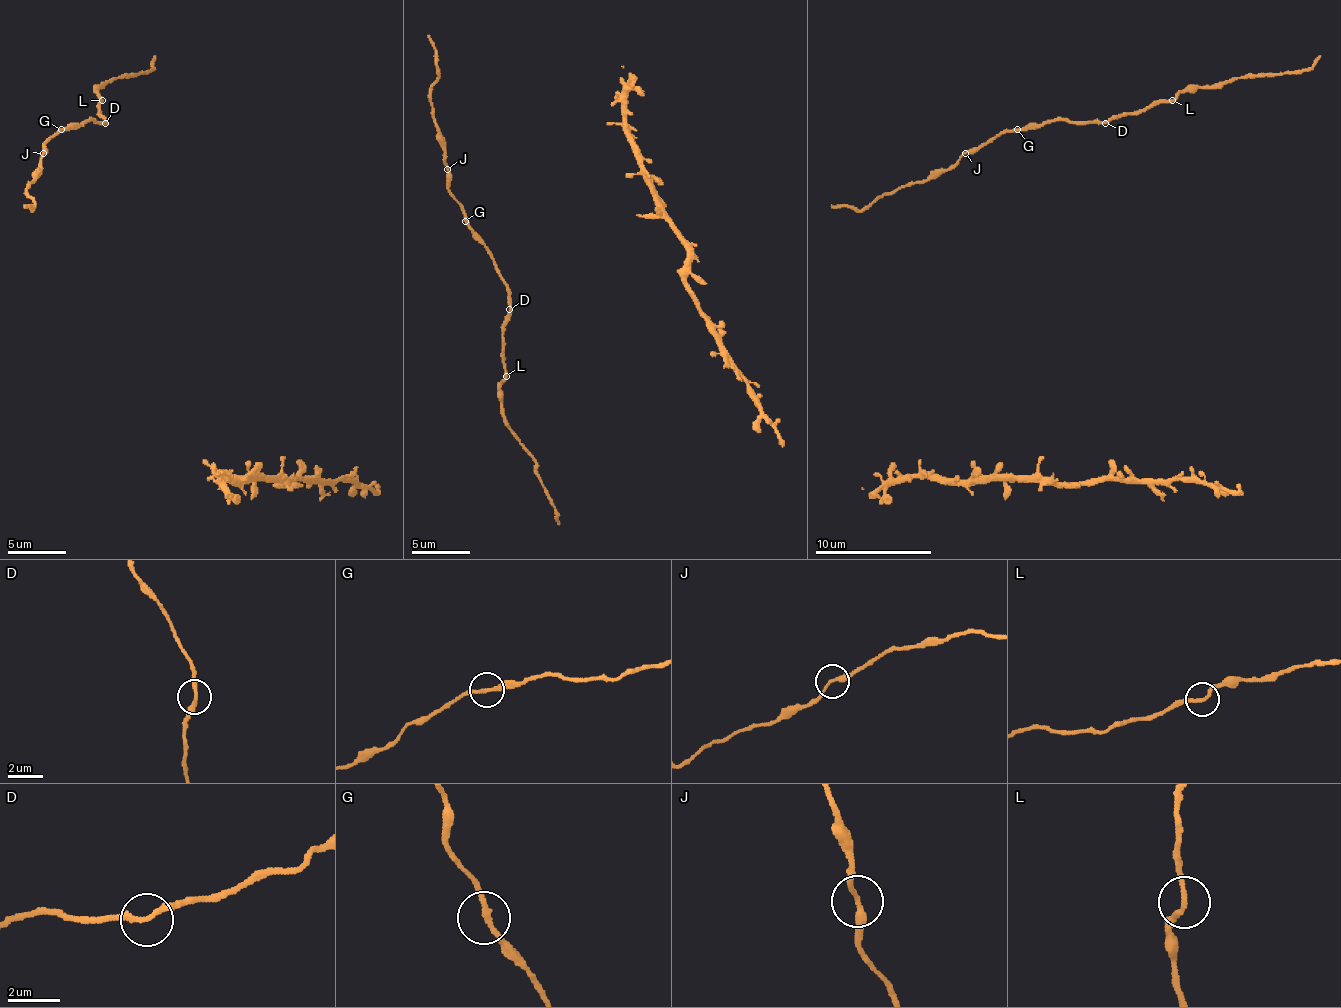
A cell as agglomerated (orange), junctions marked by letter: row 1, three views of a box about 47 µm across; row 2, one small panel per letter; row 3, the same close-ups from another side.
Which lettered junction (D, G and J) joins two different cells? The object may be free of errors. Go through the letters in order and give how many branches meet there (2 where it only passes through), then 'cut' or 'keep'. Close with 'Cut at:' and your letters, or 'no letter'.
D: branches 2; cut
G: branches 2; keep
J: branches 2; keep
Cut at: D

